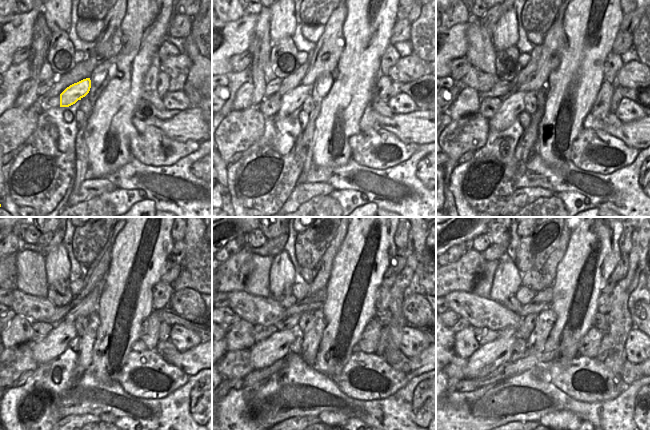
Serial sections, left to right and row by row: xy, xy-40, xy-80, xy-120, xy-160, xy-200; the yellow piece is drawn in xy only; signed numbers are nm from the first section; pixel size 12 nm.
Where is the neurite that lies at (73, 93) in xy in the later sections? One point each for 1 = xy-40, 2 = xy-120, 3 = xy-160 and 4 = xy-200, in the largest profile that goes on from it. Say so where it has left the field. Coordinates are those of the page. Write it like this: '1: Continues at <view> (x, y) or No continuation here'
1: Continues at xy-40 (294, 98)
2: Continues at xy-120 (52, 346)
3: Continues at xy-160 (263, 354)
4: Continues at xy-200 (487, 358)

